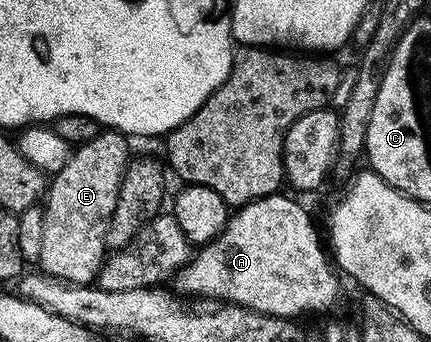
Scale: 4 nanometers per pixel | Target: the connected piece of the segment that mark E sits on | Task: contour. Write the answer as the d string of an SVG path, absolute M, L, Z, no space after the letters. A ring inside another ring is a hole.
M112 130L98 131L95 138L91 138L85 144L76 145L70 151L69 160L52 177L48 185L49 197L46 198L45 204L43 200L45 226L39 268L46 276L54 276L69 284L93 284L100 277L107 259L105 235L111 226L112 215L115 214L116 200L119 198L126 169L130 167L130 159L128 139L122 133Z

